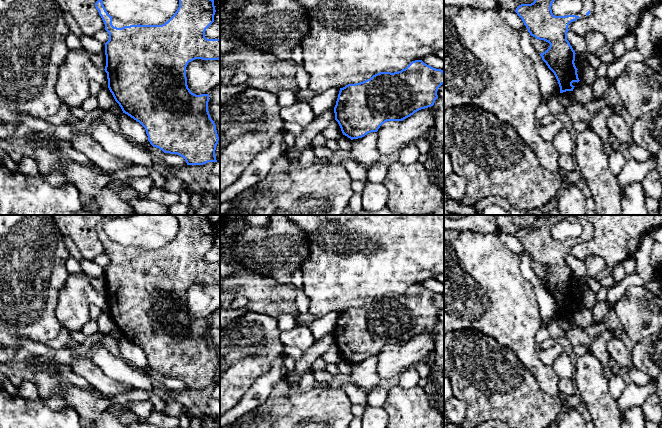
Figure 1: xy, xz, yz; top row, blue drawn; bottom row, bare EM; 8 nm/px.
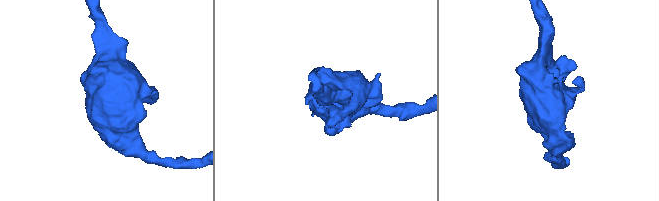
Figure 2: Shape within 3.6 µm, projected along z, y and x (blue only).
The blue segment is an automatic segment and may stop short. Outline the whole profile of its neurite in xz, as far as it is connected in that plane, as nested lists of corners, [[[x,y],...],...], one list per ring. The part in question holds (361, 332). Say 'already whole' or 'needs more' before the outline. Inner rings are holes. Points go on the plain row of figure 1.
already whole | [[[422,284],[412,285],[398,296],[380,296],[360,307],[340,312],[334,331],[335,344],[343,359],[351,364],[377,356],[387,345],[402,345],[415,336],[431,331],[438,322],[438,312],[444,308],[444,295],[425,288]]]

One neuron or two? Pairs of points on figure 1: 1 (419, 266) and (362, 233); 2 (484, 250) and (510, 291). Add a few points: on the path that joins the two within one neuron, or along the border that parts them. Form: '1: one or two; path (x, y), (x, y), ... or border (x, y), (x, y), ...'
1: one; path (405, 252), (386, 233), (376, 233)
2: one; path (485, 260), (485, 266), (500, 281)

